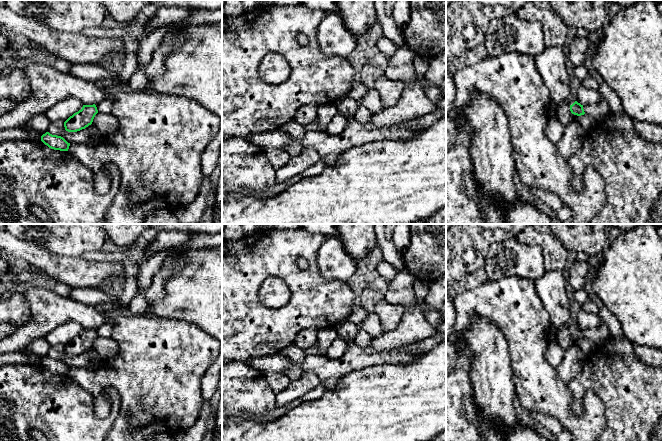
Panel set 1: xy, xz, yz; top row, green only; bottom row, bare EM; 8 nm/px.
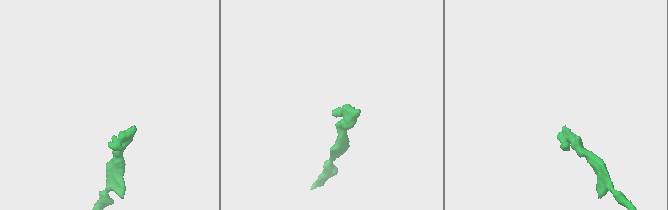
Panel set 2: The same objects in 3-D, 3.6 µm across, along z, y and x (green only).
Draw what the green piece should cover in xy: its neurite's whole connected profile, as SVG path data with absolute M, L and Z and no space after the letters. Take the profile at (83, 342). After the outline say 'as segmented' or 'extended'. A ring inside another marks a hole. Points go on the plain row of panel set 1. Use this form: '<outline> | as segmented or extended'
M83 329L82 333L70 340L64 351L68 356L77 356L92 348L95 339L98 337L97 331L93 329Z | as segmented

